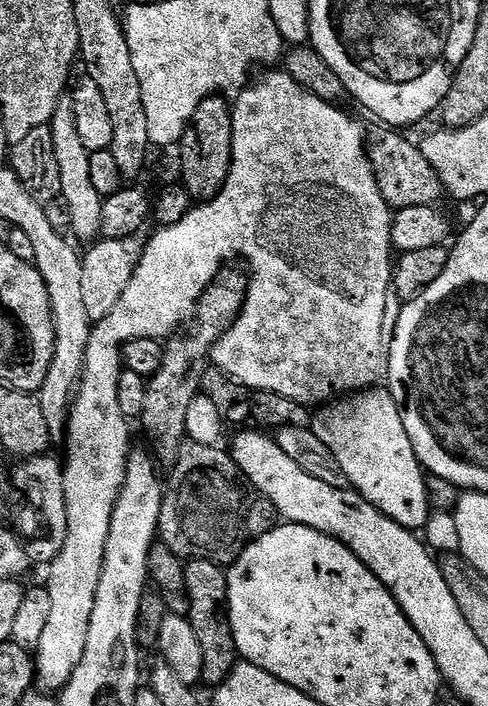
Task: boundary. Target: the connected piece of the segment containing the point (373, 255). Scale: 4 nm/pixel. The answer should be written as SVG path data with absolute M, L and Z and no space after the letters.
M264 70L257 75L245 87L244 91L235 97L232 104L232 165L226 182L214 199L200 202L193 207L182 222L178 222L169 228L160 228L152 236L152 241L144 248L144 253L139 253L135 261L130 286L122 290L122 298L106 318L95 321L90 342L86 346L86 362L84 374L80 377L80 387L76 389L76 395L72 401L72 411L68 418L68 431L66 433L66 445L68 444L68 457L63 457L64 489L66 490L66 516L67 526L66 542L51 564L47 565L48 581L46 587L50 594L50 619L46 625L46 631L42 633L42 642L38 642L34 653L35 675L39 683L48 690L63 690L70 682L74 670L78 670L78 662L82 662L82 654L86 652L86 630L90 630L90 614L94 612L94 594L98 594L98 578L102 578L102 562L106 554L106 538L110 538L110 518L114 514L114 506L118 502L118 494L126 482L128 473L128 453L133 451L132 432L128 429L129 417L122 414L122 405L118 402L118 382L122 371L122 349L124 345L138 338L150 338L151 340L167 341L177 335L196 313L196 304L202 298L202 294L216 280L221 268L225 267L235 256L241 256L252 263L250 267L250 279L248 282L248 297L244 308L240 312L230 330L212 348L210 357L215 367L221 368L231 380L243 384L245 388L253 392L273 392L282 394L282 398L290 398L299 404L320 406L333 398L339 398L353 392L363 392L366 388L379 385L386 372L386 342L382 338L382 322L386 318L386 298L390 295L392 287L392 266L394 263L394 249L392 246L392 217L393 209L388 207L386 198L382 198L382 190L378 190L376 175L372 169L372 160L368 156L366 140L364 144L364 128L356 120L351 120L346 113L335 103L323 100L315 96L313 92L307 92L290 74L283 70Z

